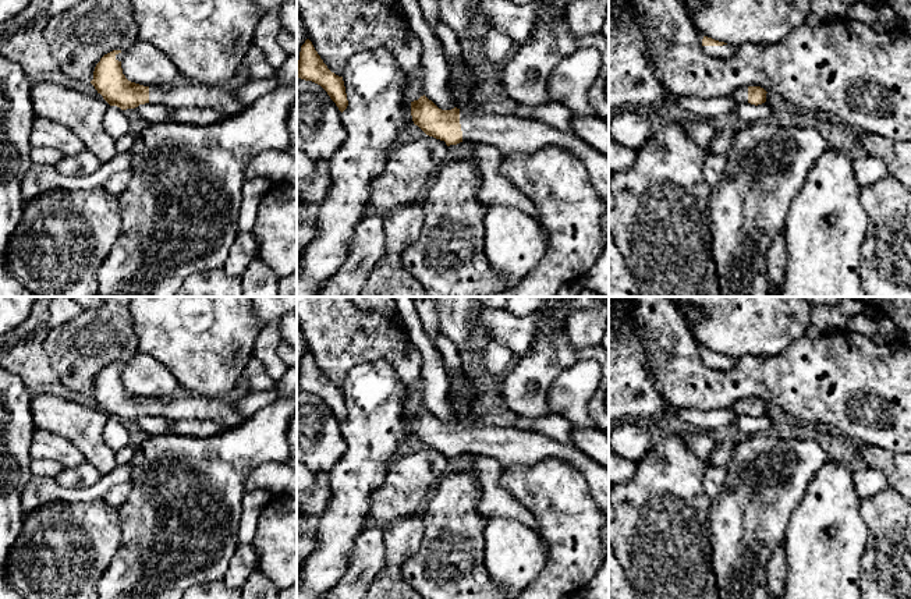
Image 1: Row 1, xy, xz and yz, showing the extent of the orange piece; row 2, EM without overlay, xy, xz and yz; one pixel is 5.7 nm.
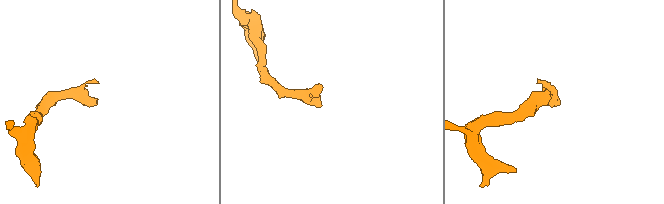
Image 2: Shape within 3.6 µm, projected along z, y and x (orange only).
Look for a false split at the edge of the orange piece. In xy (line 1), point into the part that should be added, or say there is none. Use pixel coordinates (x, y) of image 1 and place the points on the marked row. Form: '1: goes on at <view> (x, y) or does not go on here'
1: goes on at xy (199, 95)

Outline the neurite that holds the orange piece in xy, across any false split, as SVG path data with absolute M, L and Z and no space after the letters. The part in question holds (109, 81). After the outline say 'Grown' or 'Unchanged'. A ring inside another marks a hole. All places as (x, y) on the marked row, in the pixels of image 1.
M125 49L104 54L96 64L91 84L110 106L121 110L135 109L150 103L176 107L212 107L223 118L241 113L247 106L240 103L233 92L220 85L203 85L192 82L188 86L143 86L125 78L121 60Z. Grown

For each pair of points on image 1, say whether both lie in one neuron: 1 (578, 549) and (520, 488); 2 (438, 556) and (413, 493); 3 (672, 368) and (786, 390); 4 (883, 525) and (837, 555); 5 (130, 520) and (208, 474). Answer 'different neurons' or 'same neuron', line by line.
1: same neuron
2: different neurons
3: same neuron
4: different neurons
5: same neuron

